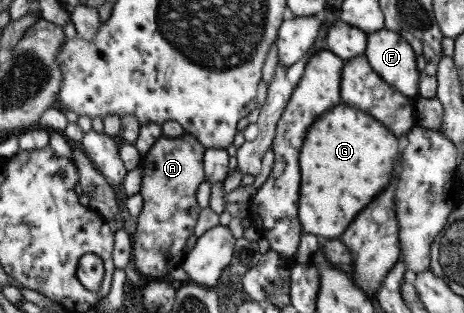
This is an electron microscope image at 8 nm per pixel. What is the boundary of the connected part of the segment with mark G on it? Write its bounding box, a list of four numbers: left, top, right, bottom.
[297,105,400,239]

